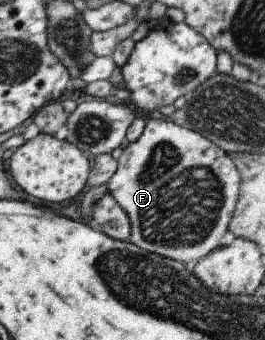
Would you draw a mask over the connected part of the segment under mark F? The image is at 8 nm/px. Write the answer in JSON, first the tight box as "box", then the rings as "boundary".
{"box":[106,116,240,264],"boundary":[[[149,116],[145,120],[144,128],[139,138],[135,142],[126,142],[122,146],[121,155],[116,159],[116,172],[113,173],[111,179],[106,183],[106,188],[108,189],[107,193],[127,214],[130,223],[129,242],[140,247],[142,250],[183,264],[185,261],[199,261],[201,257],[205,257],[207,254],[215,251],[221,245],[223,239],[228,236],[228,223],[236,206],[239,182],[240,173],[235,165],[233,165],[228,154],[221,148],[218,148],[200,133],[175,125],[171,120],[164,121],[161,117],[152,119],[152,116]]]}

